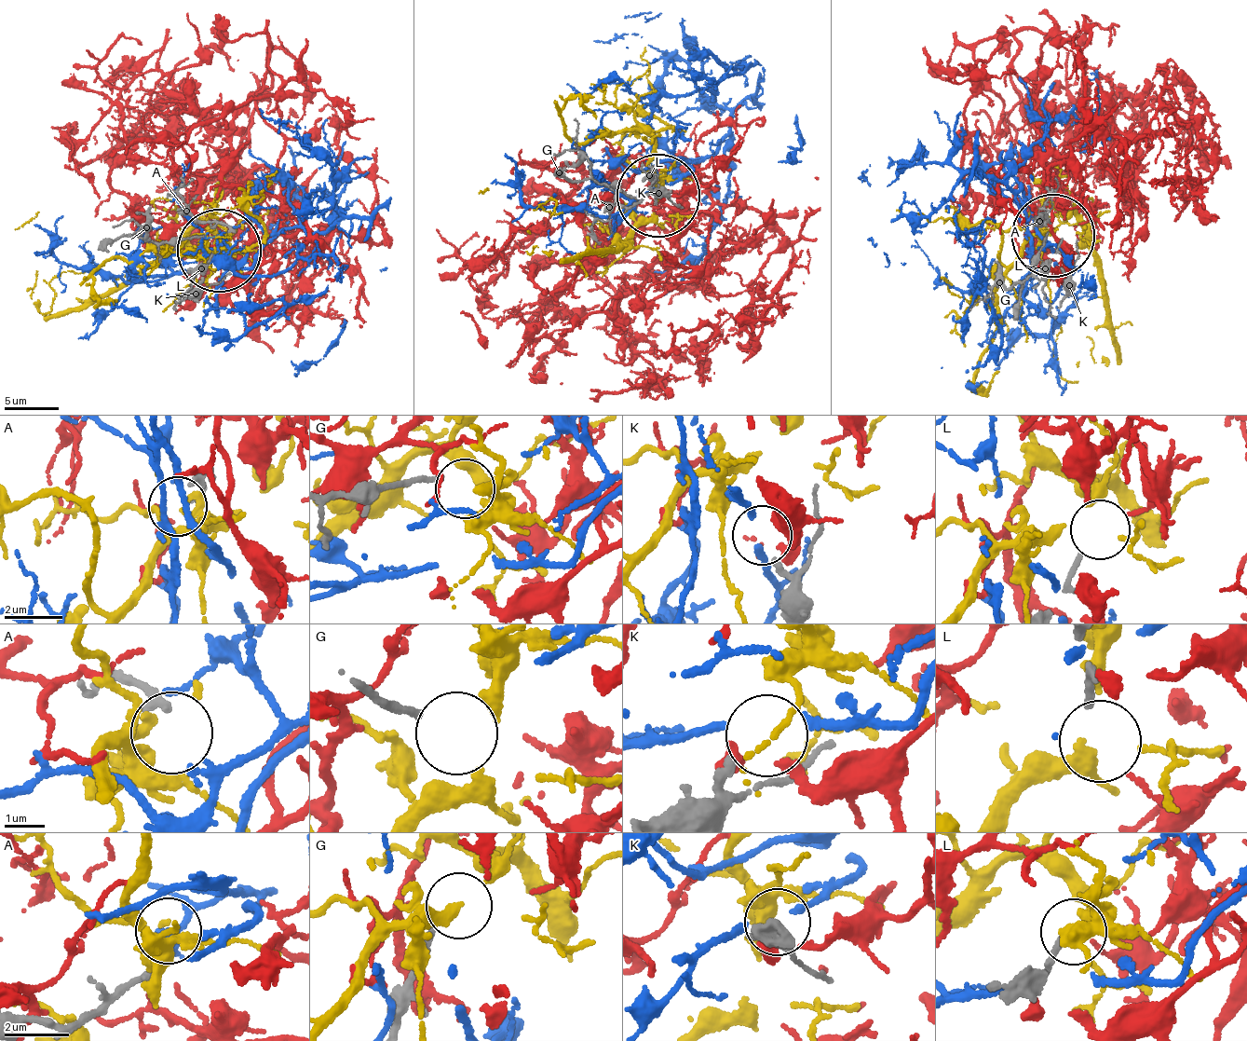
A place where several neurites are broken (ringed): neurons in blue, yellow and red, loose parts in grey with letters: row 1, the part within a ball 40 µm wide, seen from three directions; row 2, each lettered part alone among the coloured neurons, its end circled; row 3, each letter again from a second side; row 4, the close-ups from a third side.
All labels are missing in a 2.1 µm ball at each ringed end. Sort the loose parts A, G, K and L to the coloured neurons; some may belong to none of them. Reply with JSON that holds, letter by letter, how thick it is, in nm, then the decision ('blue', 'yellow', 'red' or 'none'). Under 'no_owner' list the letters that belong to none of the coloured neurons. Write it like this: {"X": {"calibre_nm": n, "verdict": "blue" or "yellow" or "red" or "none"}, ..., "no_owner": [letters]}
{"A": {"calibre_nm": 240, "verdict": "none"}, "G": {"calibre_nm": 160, "verdict": "yellow"}, "K": {"calibre_nm": 220, "verdict": "blue"}, "L": {"calibre_nm": 160, "verdict": "none"}, "no_owner": ["A", "L"]}

